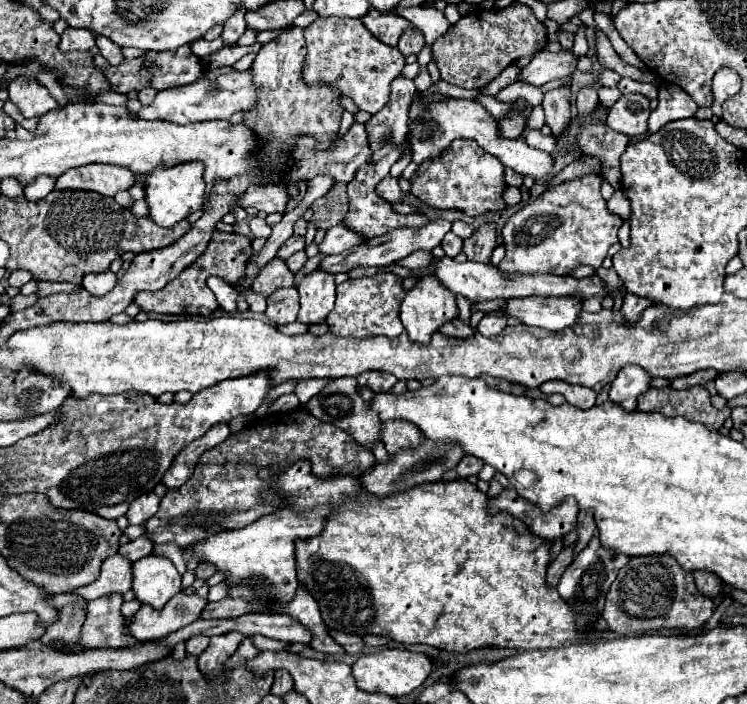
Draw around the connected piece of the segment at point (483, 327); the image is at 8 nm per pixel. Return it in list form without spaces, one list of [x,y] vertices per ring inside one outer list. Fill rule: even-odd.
[[[485,315],[485,317],[479,321],[479,325],[477,325],[477,331],[479,331],[481,335],[485,335],[485,337],[495,337],[495,335],[499,335],[503,329],[505,329],[505,319],[489,317],[489,315]]]

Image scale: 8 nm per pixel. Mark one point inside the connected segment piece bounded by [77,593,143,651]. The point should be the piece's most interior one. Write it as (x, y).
(104, 628)

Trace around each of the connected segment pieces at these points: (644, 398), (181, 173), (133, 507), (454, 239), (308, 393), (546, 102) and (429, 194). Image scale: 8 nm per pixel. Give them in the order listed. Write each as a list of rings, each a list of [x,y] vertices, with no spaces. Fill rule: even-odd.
[[[705,387],[675,389],[649,389],[637,401],[639,411],[657,411],[665,417],[683,415],[689,421],[703,423],[707,429],[718,430],[731,415],[731,409],[720,412],[711,404],[711,396]],[[651,391],[655,395],[651,395]]]
[[[179,163],[173,167],[155,167],[153,171],[143,175],[143,191],[149,207],[149,217],[161,227],[173,227],[177,221],[189,217],[193,211],[203,207],[205,197],[205,181],[203,181],[203,165]]]
[[[151,491],[151,493],[143,493],[141,497],[137,497],[131,505],[129,505],[129,511],[127,511],[127,519],[129,519],[129,525],[143,525],[149,517],[153,517],[159,509],[159,497]]]
[[[451,231],[445,235],[445,239],[441,243],[441,247],[443,247],[443,251],[445,251],[447,257],[455,257],[457,253],[461,253],[461,245],[463,245],[463,239],[457,237],[457,235],[453,235]]]
[[[305,379],[299,381],[295,387],[295,395],[299,397],[299,401],[305,405],[313,395],[317,395],[325,385],[329,385],[333,379]]]
[[[565,83],[553,91],[547,91],[543,97],[541,105],[545,111],[545,125],[551,127],[553,137],[565,133],[571,123],[569,101],[571,101],[571,85],[569,83]]]
[[[455,139],[439,157],[421,163],[411,177],[411,193],[421,201],[435,209],[461,209],[471,217],[503,209],[505,203],[501,193],[505,187],[503,163],[469,139]]]

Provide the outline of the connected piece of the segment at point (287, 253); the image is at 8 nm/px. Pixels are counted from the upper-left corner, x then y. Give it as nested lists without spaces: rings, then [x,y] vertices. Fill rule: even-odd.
[[[293,235],[293,237],[289,237],[285,243],[283,243],[283,247],[279,249],[279,257],[283,257],[283,259],[287,259],[287,257],[291,257],[293,253],[297,253],[297,251],[301,251],[301,249],[305,249],[305,237],[297,237],[297,235]]]

